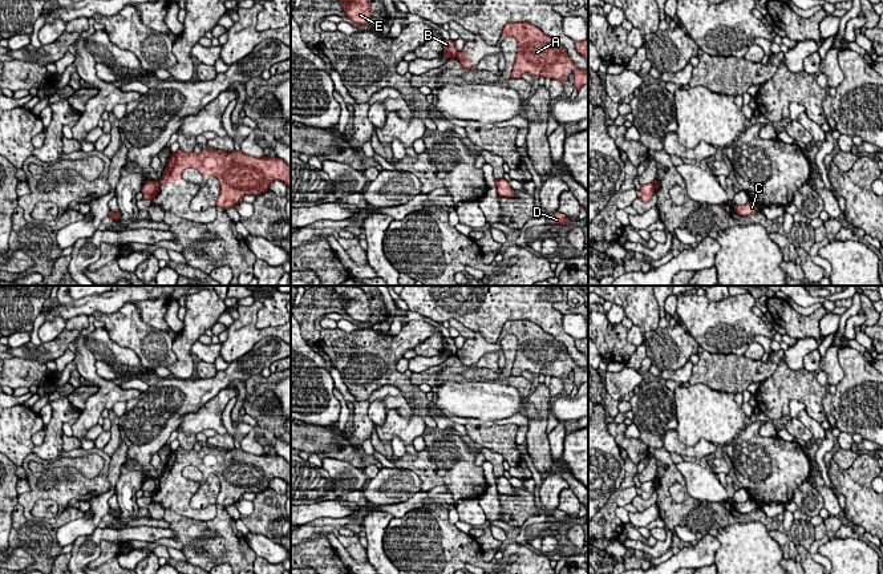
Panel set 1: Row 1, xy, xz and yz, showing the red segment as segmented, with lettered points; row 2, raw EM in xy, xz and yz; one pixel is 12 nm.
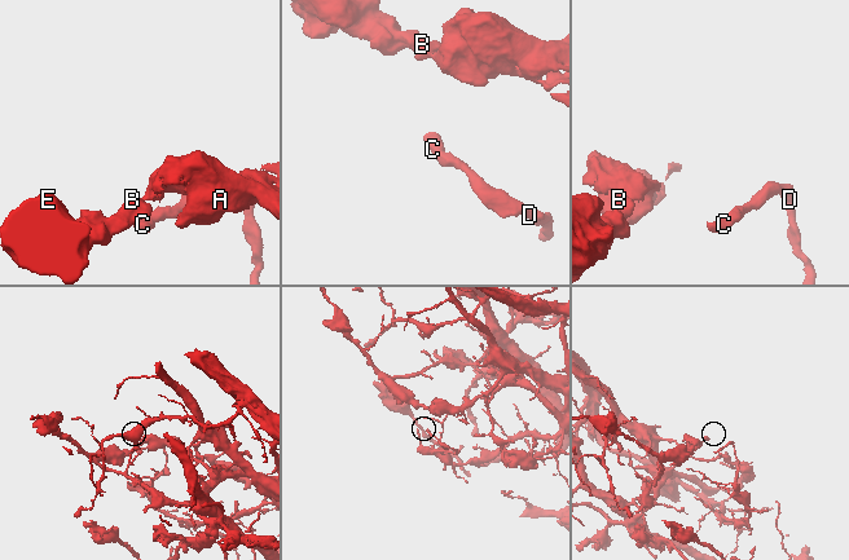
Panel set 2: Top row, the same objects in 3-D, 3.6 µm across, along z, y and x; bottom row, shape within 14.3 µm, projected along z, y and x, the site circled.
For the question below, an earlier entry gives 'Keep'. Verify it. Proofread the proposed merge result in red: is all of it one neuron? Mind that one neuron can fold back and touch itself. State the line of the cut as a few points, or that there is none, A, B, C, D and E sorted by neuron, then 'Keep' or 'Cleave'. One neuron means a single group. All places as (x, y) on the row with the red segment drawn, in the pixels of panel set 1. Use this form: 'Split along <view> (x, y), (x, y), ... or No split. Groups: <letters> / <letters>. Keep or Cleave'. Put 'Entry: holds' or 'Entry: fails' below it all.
Split along xy (158, 181), (160, 186). Groups: A / B C D E. Cleave
Entry: fails

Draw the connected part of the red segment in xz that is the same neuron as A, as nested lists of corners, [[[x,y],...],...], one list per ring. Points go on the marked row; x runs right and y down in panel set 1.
[[[509,23],[502,31],[502,39],[506,37],[514,37],[518,41],[511,78],[521,78],[523,73],[528,73],[564,82],[571,73],[574,89],[588,84],[588,72],[578,69],[567,49],[539,28],[528,23]]]

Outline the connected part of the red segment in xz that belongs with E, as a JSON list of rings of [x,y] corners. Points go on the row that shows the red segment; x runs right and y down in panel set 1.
[[[339,0],[353,24],[368,27],[372,19],[370,0]]]

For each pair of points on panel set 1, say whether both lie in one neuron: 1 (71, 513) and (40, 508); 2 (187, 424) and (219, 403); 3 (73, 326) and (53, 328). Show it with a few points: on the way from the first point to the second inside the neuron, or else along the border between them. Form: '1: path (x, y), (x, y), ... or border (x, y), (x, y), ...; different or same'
1: path (63, 517), (48, 512); same
2: path (195, 423), (211, 411); same
3: border (65, 320), (65, 327), (53, 339), (41, 343); different

